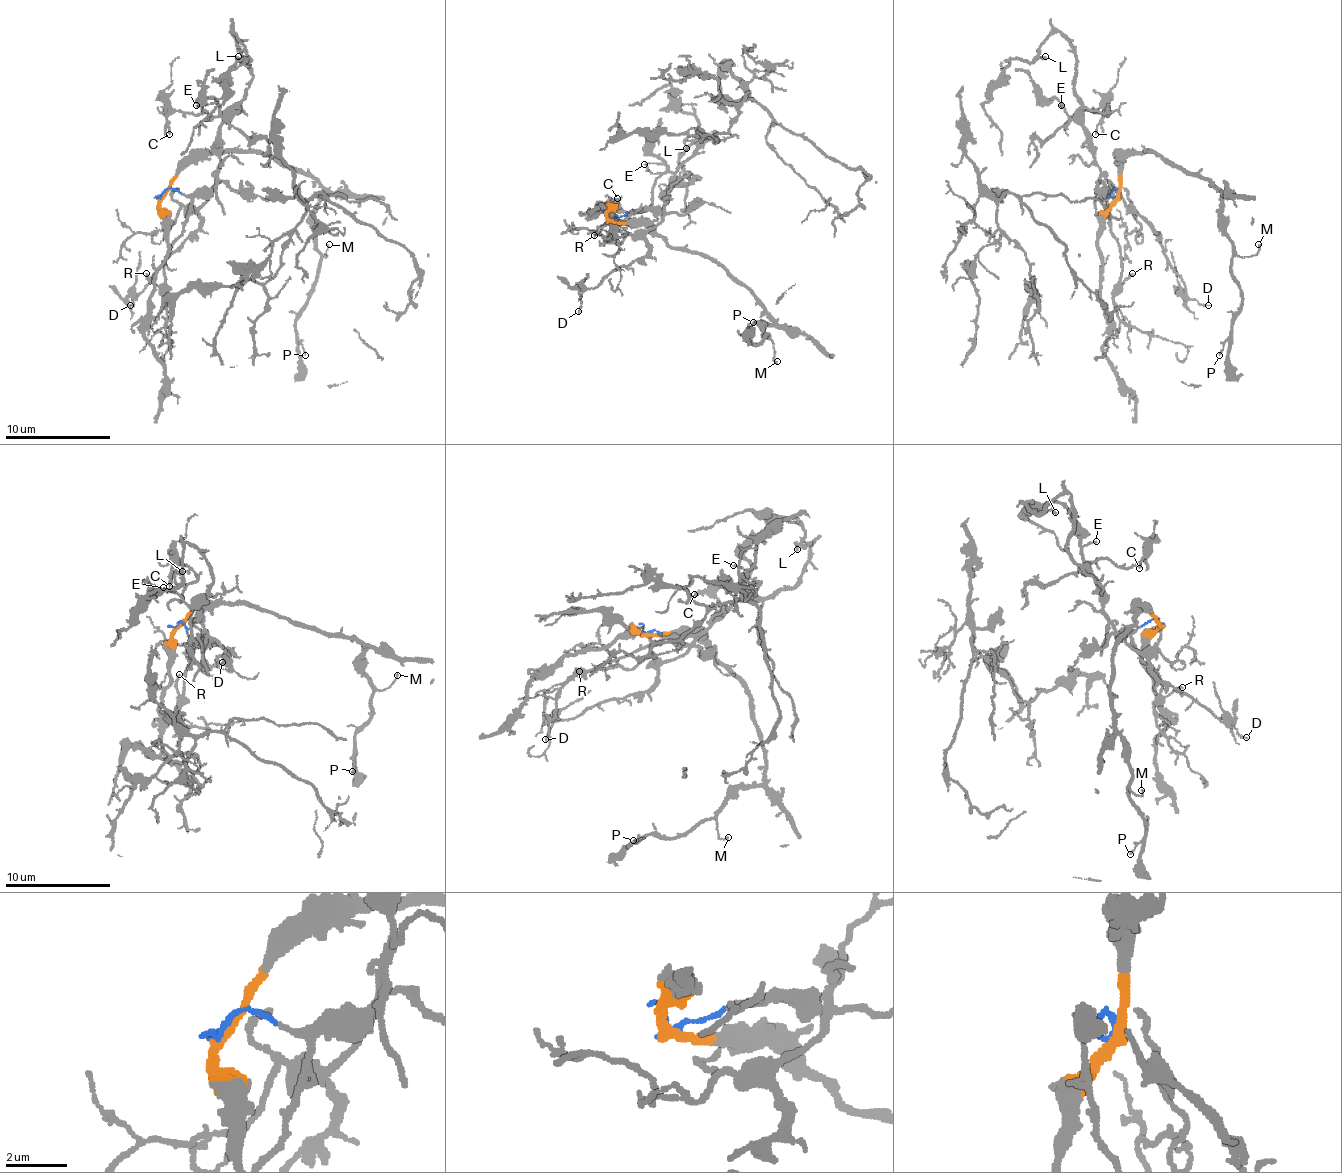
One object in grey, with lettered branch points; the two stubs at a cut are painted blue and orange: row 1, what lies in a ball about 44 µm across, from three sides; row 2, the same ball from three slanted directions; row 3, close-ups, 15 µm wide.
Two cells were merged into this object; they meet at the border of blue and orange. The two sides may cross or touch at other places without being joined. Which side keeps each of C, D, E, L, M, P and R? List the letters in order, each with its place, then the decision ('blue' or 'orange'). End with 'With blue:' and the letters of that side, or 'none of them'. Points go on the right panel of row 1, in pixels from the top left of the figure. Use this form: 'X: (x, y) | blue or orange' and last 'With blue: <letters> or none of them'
C: (1095, 134) | blue
D: (1208, 305) | blue
E: (1061, 105) | blue
L: (1045, 56) | blue
M: (1258, 244) | orange
P: (1219, 355) | orange
R: (1132, 273) | blue
With blue: C, D, E, L, R

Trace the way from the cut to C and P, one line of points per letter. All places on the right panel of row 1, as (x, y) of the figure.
C: (1117, 195), (1114, 187), (1107, 195), (1109, 185), (1091, 137), (1070, 116), (1109, 111), (1096, 135)
P: (1117, 195), (1130, 153), (1159, 153), (1199, 172), (1220, 195), (1220, 229), (1233, 245), (1241, 290), (1220, 356)

